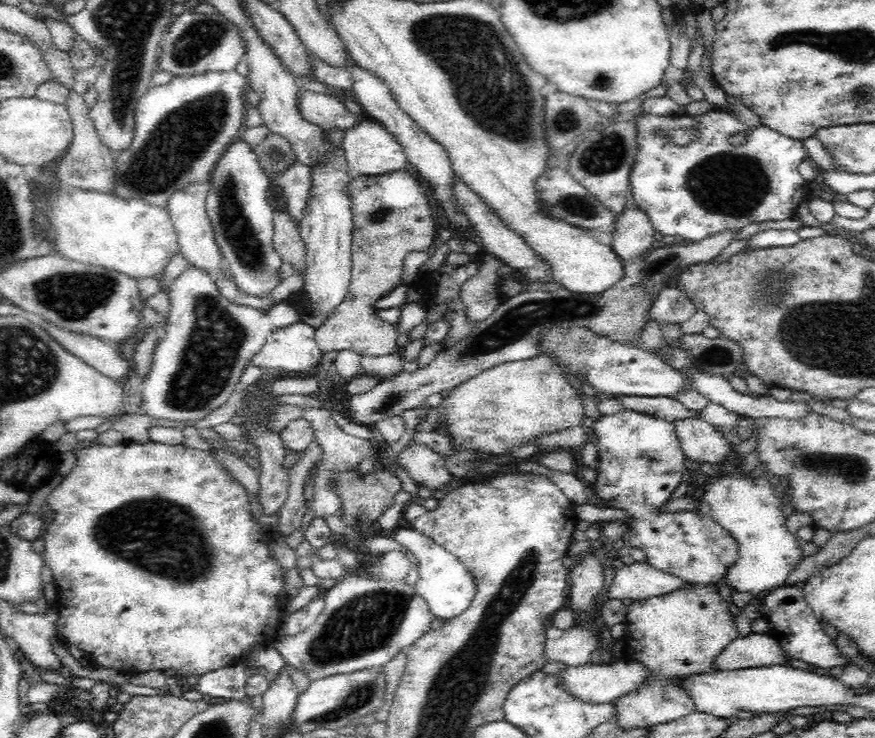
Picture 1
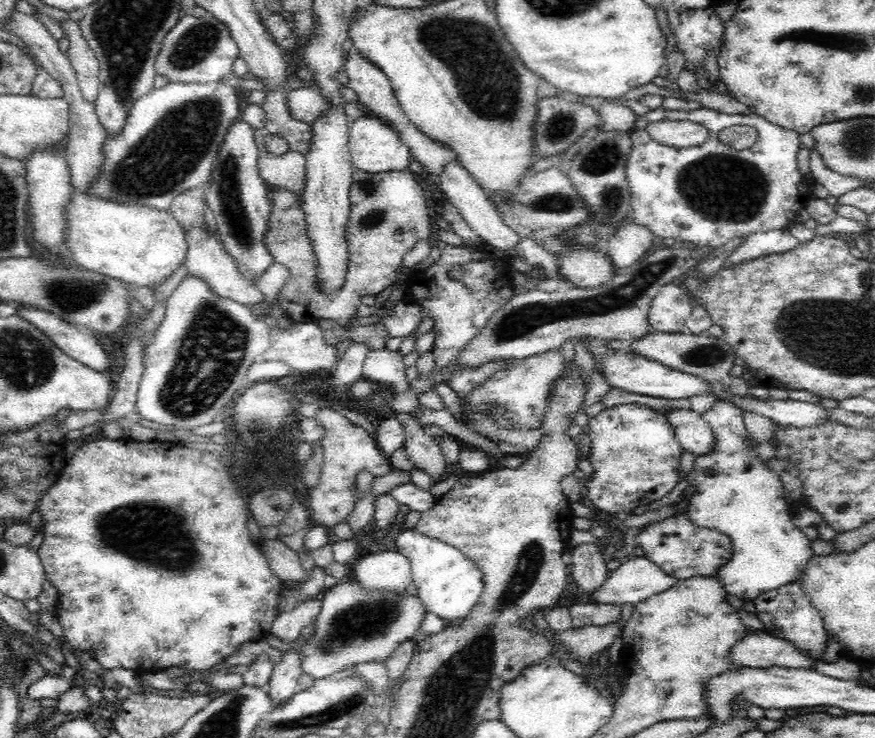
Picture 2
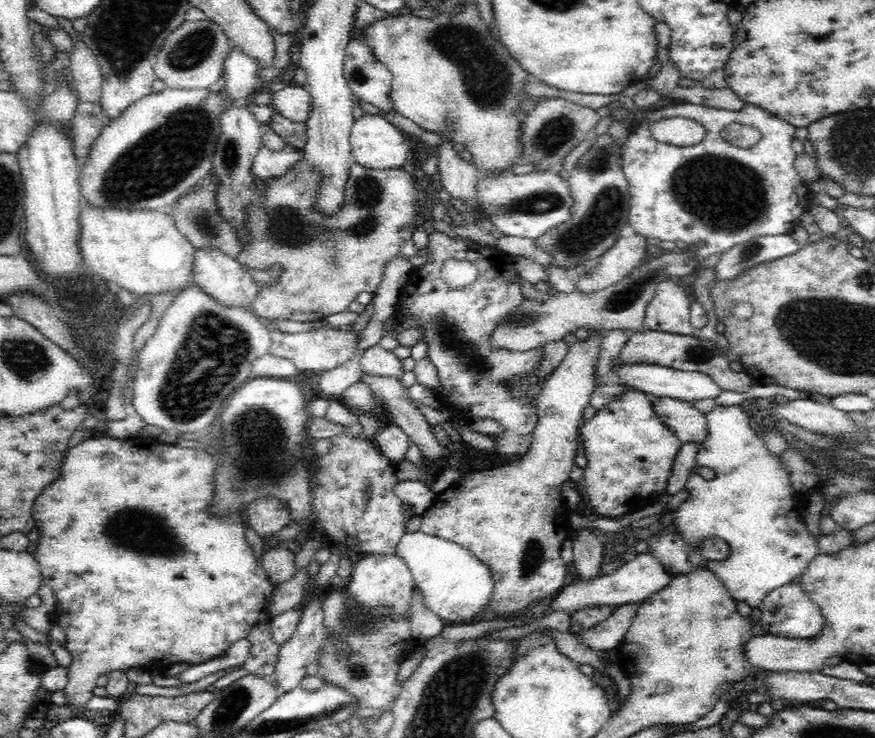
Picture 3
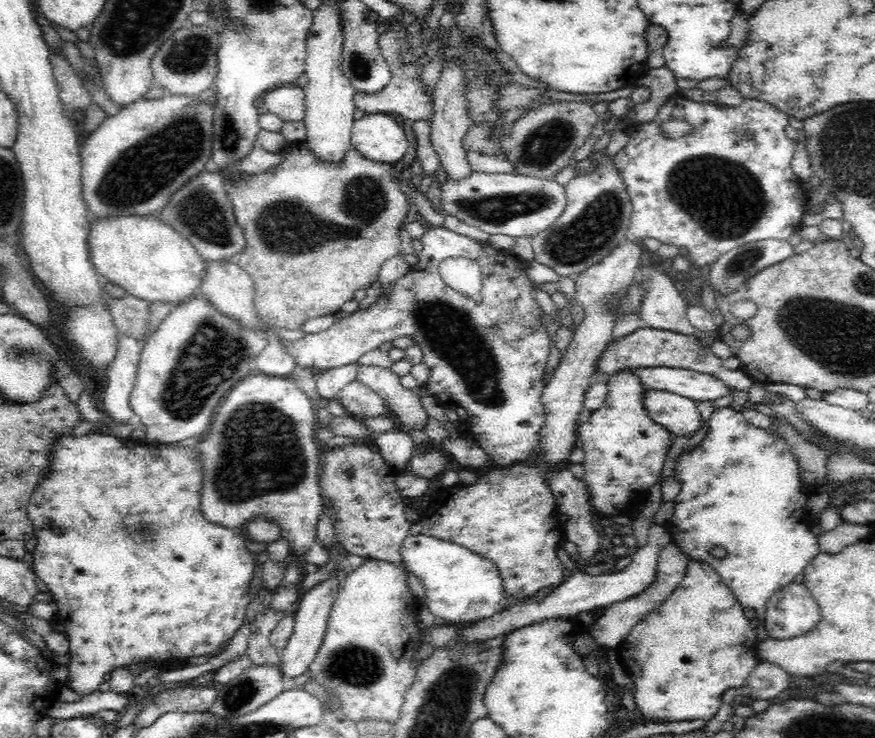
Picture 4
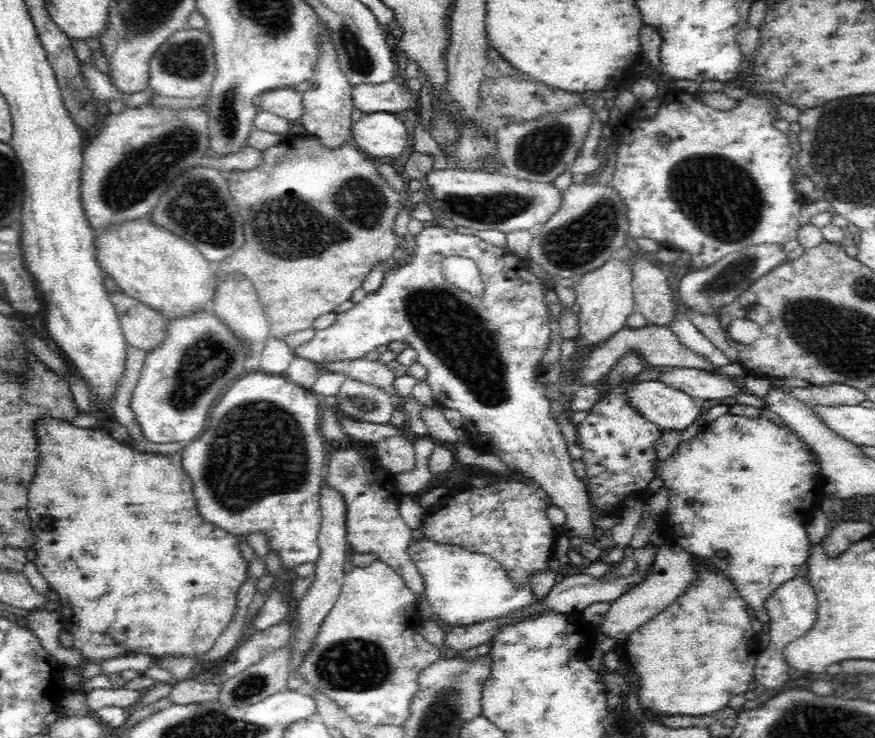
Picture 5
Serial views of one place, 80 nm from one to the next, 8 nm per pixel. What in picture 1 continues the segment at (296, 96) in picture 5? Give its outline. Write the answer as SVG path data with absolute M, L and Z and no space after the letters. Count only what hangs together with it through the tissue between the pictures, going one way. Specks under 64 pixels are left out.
M314 91L298 92L298 111L302 119L318 125L323 130L346 132L360 118L347 108L346 103L338 101L333 94Z

